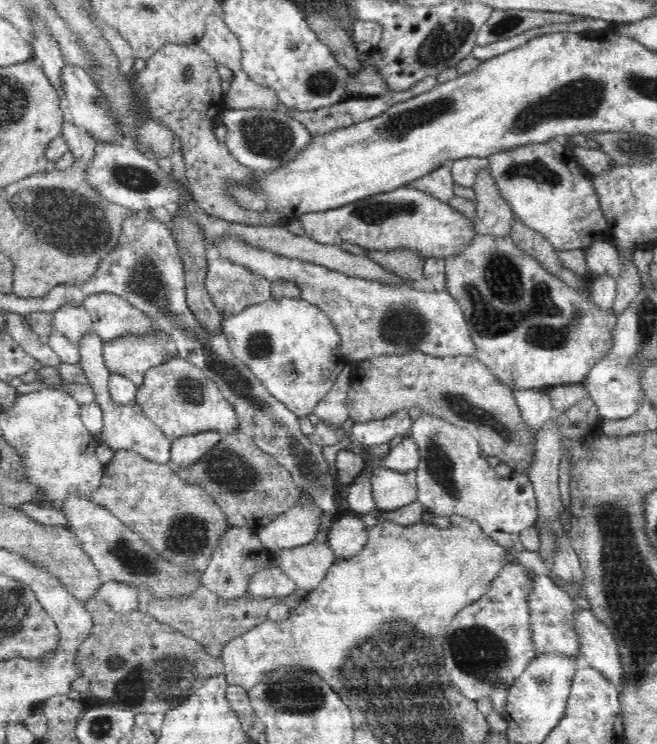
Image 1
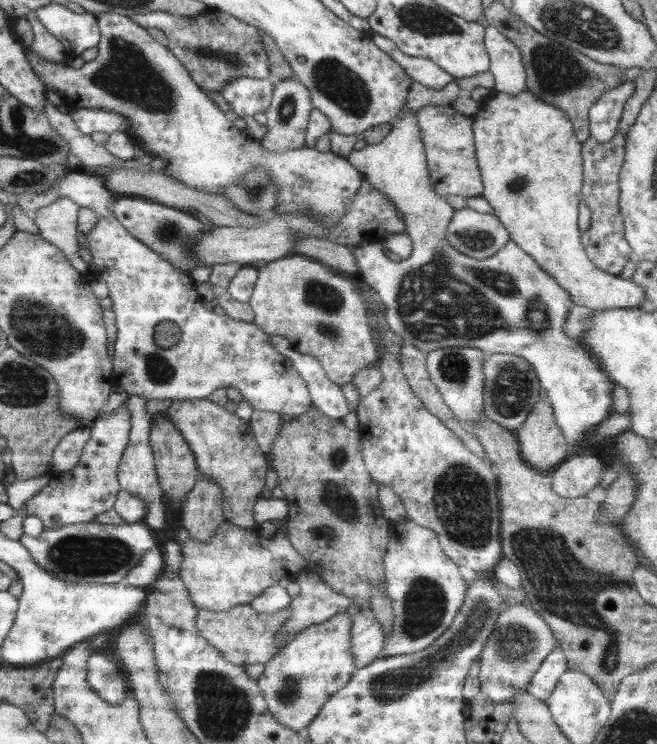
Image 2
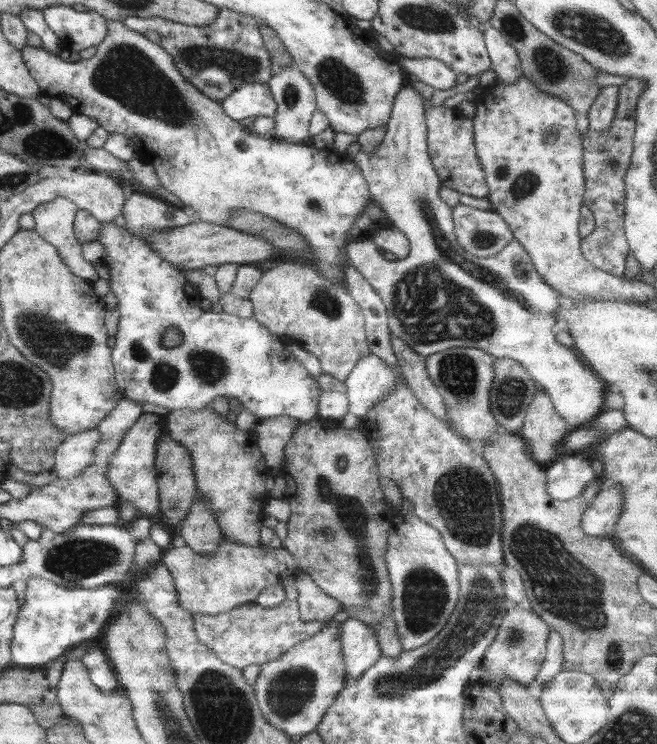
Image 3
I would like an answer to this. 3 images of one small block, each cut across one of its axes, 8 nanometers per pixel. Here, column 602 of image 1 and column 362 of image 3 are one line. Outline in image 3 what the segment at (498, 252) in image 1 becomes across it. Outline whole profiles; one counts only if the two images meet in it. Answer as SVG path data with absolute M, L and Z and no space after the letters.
M277 261L277 266L263 272L262 278L249 294L249 301L253 305L253 317L260 321L270 332L282 338L292 338L300 347L312 352L320 361L324 373L331 374L344 382L354 365L370 352L365 333L365 316L362 308L350 296L344 284L337 284L326 280L309 264L291 261Z

